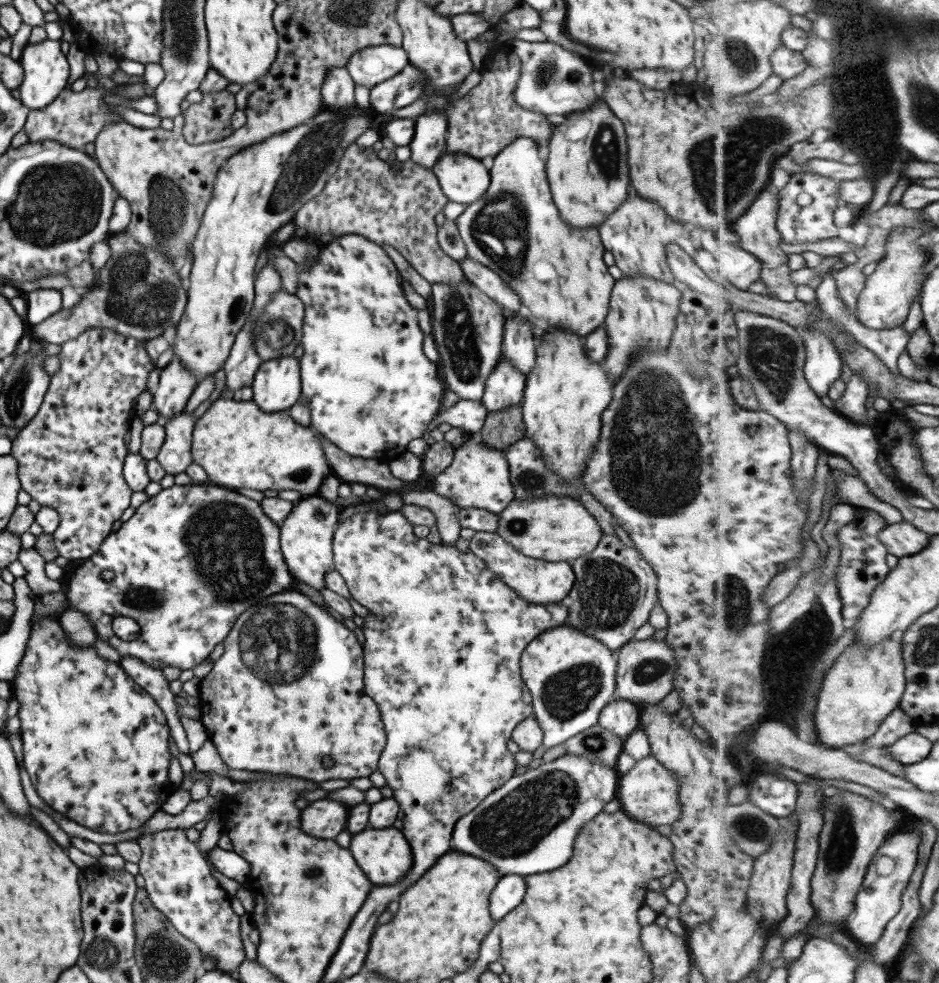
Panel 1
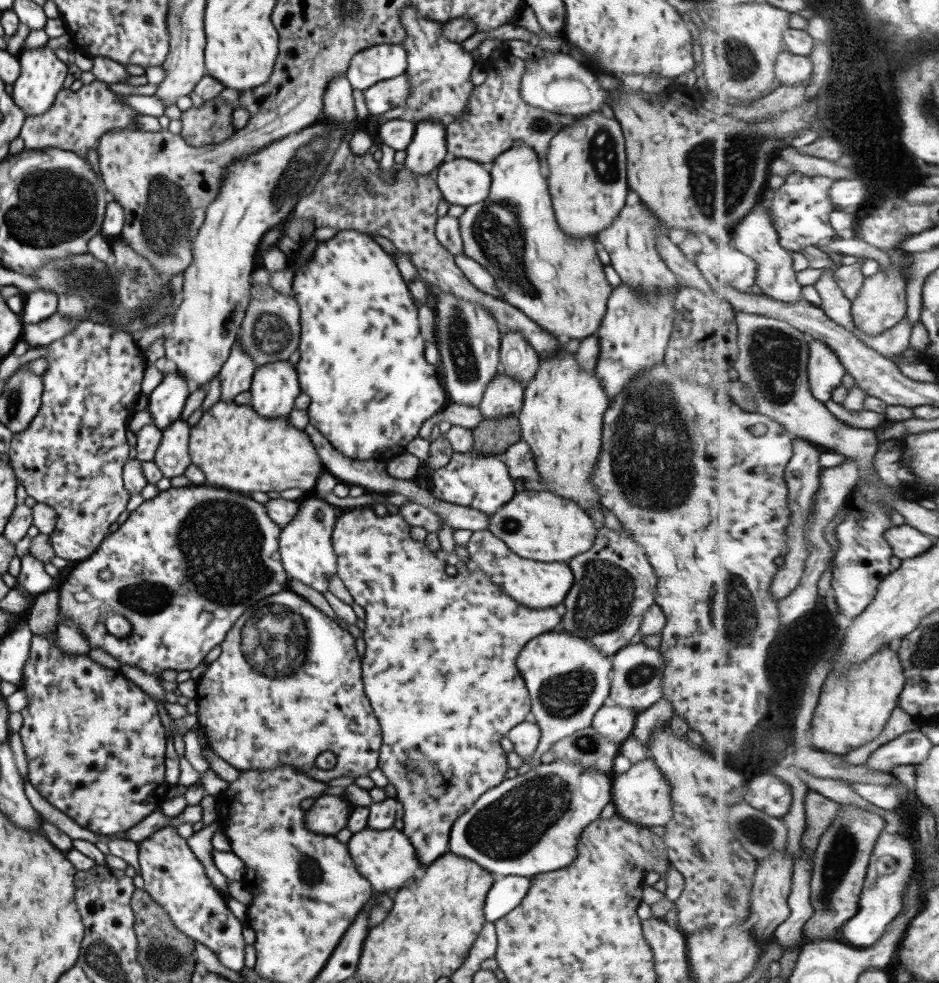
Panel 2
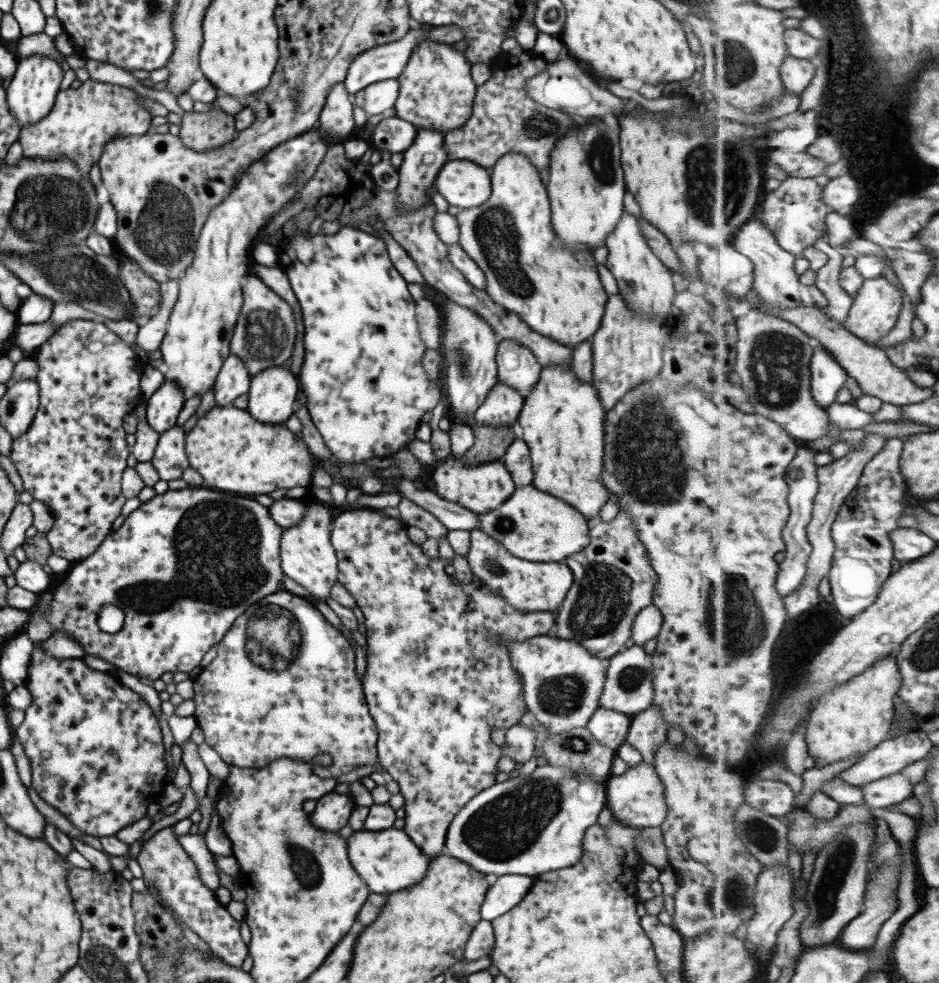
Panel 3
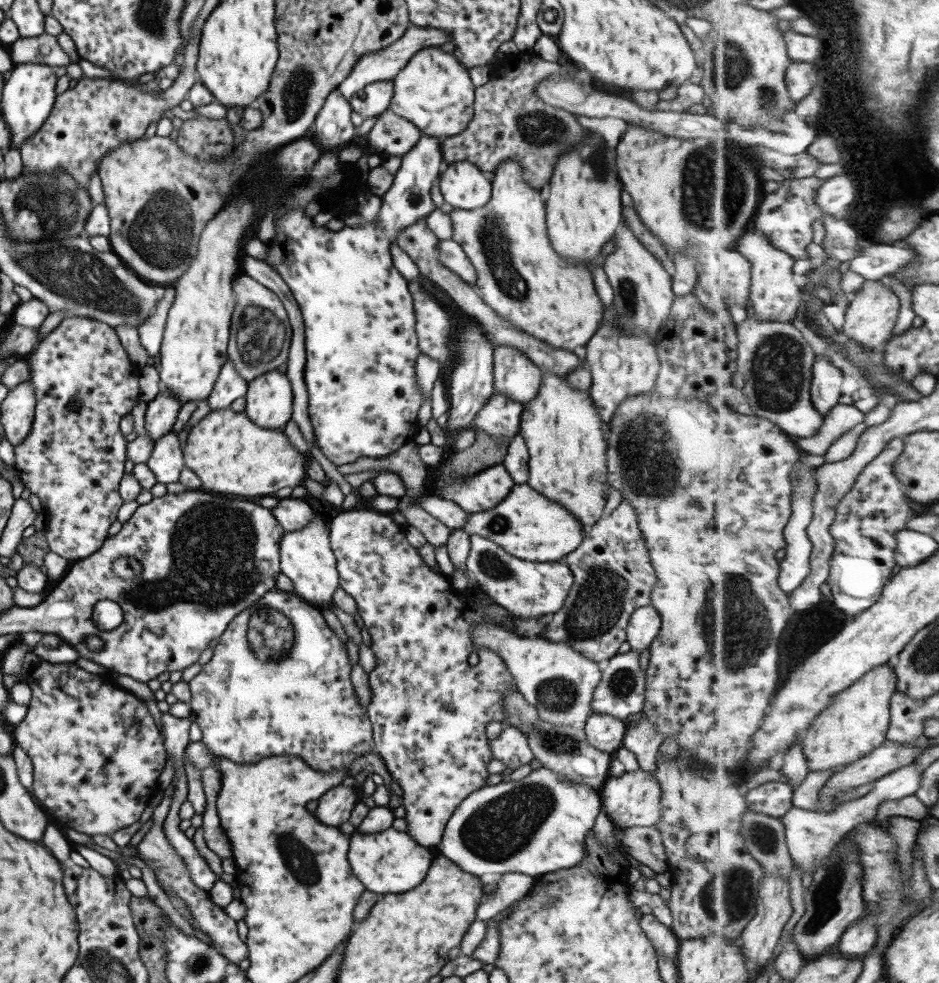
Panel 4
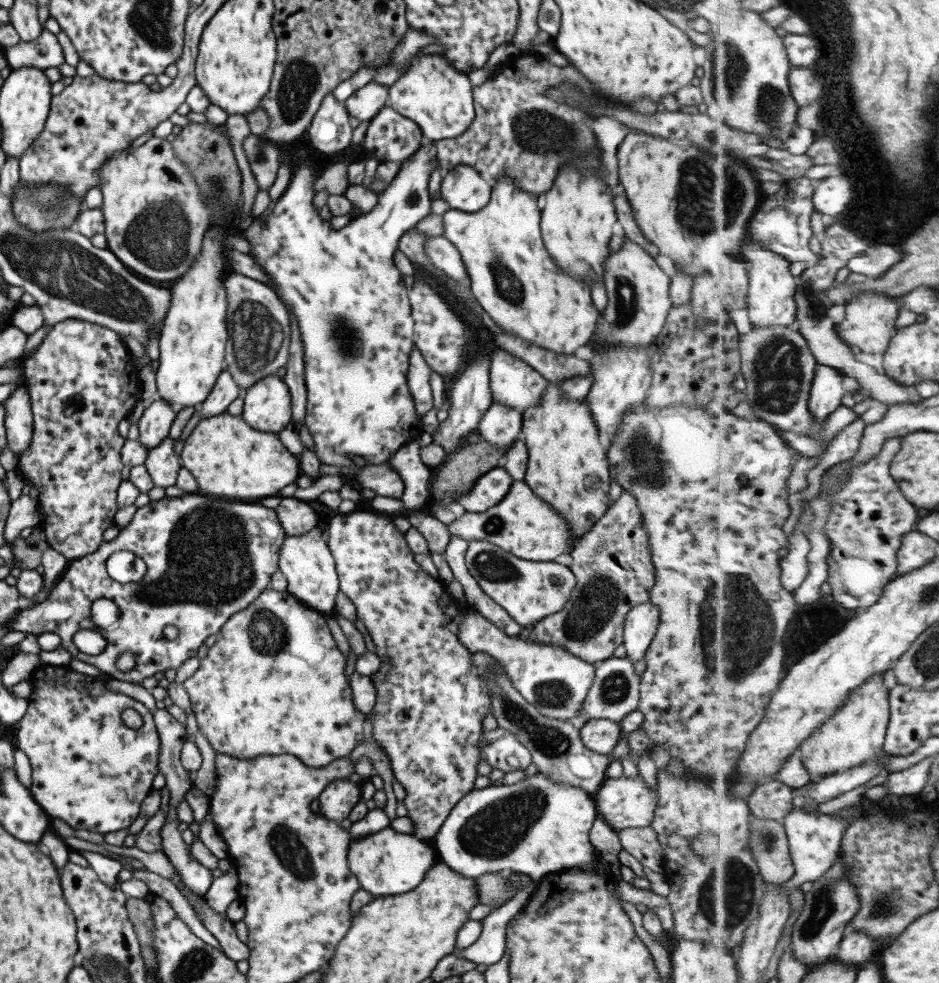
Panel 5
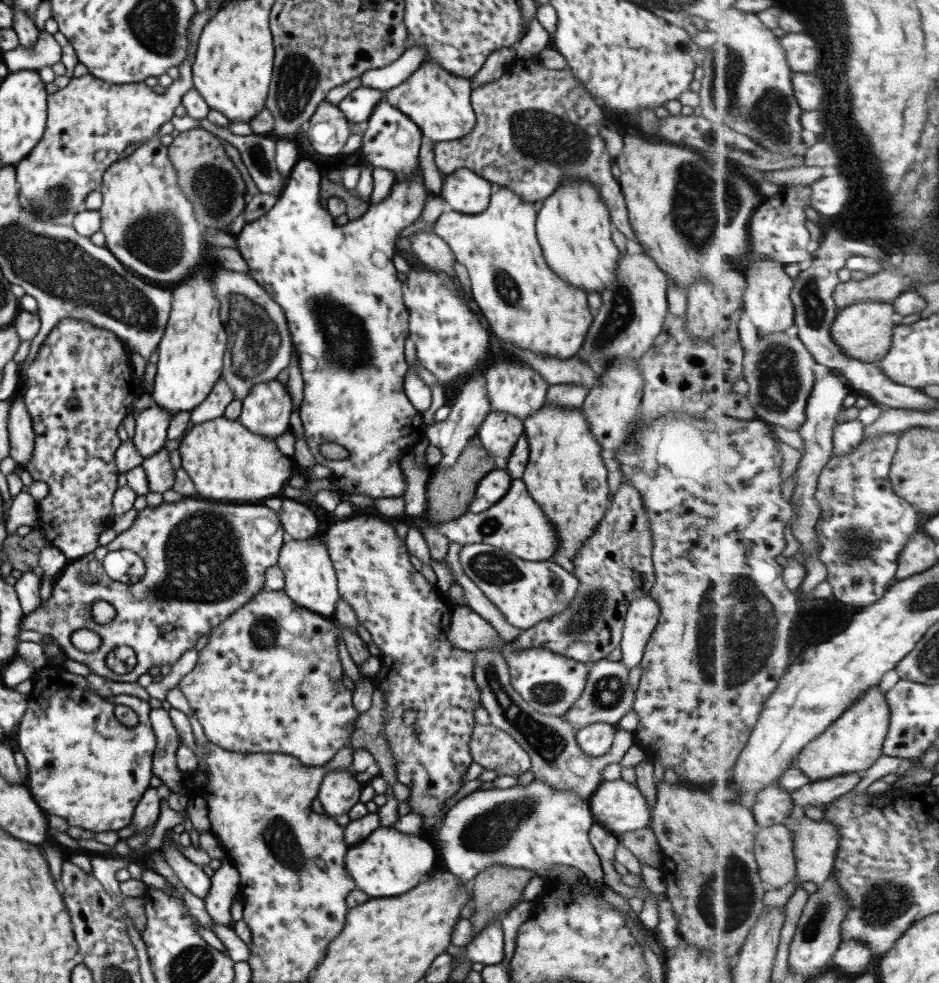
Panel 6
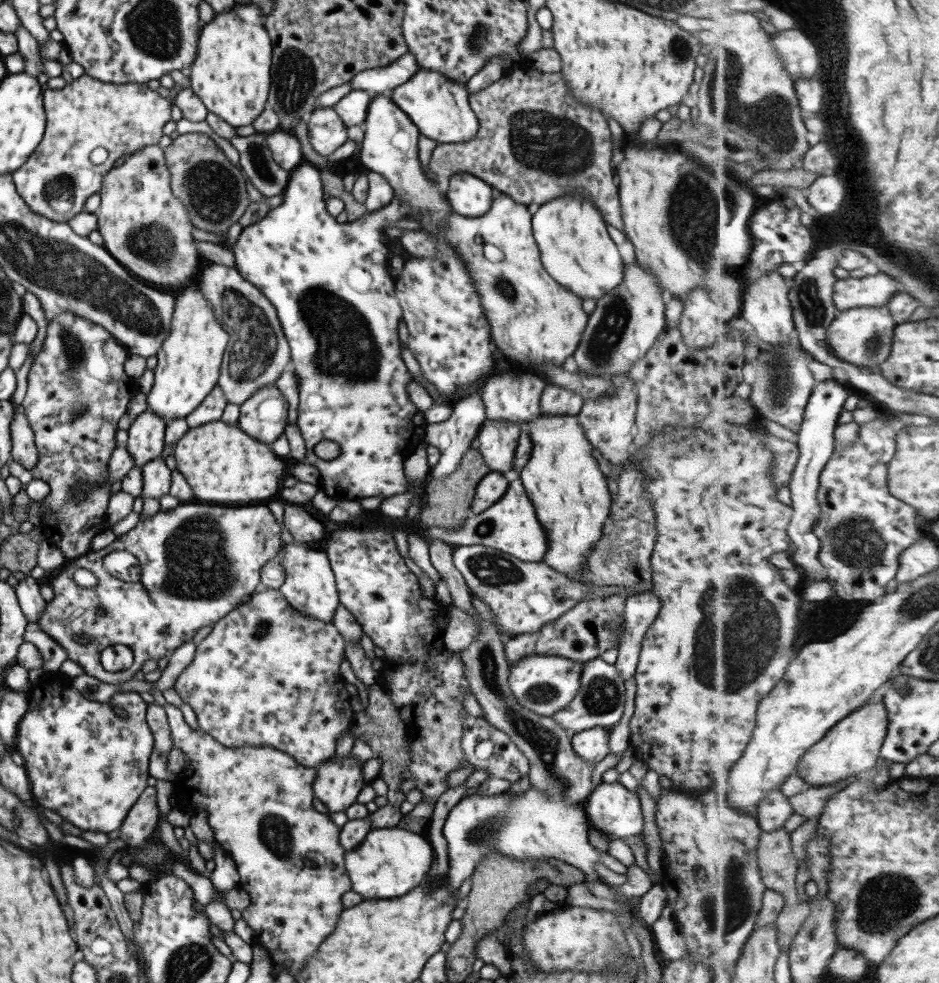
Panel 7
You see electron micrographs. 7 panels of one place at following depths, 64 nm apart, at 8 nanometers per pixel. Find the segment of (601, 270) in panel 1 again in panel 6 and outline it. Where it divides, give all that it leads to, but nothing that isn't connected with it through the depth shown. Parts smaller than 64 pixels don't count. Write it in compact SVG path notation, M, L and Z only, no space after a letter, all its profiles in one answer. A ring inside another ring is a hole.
M500 187L497 192L490 194L487 209L483 212L467 215L445 209L429 232L441 238L453 252L454 260L465 266L470 280L471 298L491 334L495 334L503 344L565 360L575 356L581 348L593 316L587 308L587 293L563 282L559 276L555 276L555 272L551 272L551 268L547 268L543 250L535 237L534 223L537 214L533 211L532 204L521 201L508 188Z

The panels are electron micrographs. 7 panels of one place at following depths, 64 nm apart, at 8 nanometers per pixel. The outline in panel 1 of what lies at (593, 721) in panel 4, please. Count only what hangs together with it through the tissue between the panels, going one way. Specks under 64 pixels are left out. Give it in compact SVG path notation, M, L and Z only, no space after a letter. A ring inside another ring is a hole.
M613 698L599 712L596 724L602 729L613 732L617 738L624 740L639 726L640 710L630 704L629 700Z

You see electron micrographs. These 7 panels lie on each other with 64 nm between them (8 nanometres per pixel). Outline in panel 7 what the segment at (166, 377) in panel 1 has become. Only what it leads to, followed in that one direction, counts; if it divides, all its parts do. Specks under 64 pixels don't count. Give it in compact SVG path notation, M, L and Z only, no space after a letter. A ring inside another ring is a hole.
M149 410L134 417L126 431L125 444L125 449L133 456L133 467L141 468L163 452L165 426L165 422Z

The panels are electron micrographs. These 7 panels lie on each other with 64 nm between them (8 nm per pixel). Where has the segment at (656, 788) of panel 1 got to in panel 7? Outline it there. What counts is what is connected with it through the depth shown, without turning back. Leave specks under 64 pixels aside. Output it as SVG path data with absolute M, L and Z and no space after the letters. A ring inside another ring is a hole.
M619 782L599 783L585 798L584 810L590 827L609 838L632 838L643 830L639 798Z

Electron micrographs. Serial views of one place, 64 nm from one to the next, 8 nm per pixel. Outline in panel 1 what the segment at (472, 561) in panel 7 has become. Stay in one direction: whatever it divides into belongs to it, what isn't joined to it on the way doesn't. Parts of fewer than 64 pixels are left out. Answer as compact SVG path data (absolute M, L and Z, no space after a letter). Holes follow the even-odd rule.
M475 531L469 539L469 552L475 554L489 568L497 580L507 584L519 598L527 600L529 604L553 604L563 600L575 582L575 576L570 563L563 561L537 560L523 556L511 544L507 544L498 534Z

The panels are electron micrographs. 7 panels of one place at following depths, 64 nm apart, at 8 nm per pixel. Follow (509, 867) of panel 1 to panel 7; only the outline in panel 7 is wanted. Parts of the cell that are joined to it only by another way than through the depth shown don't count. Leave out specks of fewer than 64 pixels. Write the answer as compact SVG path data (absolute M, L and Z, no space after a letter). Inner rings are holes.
M533 788L520 796L505 795L504 792L478 796L471 791L451 807L441 829L446 840L447 884L451 890L456 890L475 871L479 859L491 851L511 859L527 859L527 862L557 859L578 868L588 882L602 880L594 869L595 862L600 862L615 874L625 874L626 867L621 862L589 844L589 828L582 802L569 804L567 800L547 798Z

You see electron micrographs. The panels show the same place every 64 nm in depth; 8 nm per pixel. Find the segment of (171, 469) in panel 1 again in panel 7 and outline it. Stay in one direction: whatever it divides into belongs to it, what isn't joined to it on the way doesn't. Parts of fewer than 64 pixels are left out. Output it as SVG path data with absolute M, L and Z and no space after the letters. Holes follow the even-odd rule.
M161 456L149 460L141 466L141 493L139 498L161 498L167 494L171 484L171 465L169 459Z

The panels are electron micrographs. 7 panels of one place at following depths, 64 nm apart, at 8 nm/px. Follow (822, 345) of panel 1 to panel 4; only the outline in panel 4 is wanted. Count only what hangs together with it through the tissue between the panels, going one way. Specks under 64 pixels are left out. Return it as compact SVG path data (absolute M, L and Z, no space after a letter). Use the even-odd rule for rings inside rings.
M819 355L814 364L814 376L812 380L811 394L815 408L827 416L837 404L843 395L841 384L845 376L841 368L833 364L833 361L825 356Z

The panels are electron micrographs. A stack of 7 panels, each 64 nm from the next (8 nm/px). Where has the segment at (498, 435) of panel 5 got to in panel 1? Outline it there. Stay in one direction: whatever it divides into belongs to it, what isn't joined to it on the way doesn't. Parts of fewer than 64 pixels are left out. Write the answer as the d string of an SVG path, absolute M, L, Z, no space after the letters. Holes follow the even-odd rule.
M499 356L498 363L484 383L480 402L487 413L520 406L522 403L525 376L519 374L519 370L515 370L505 356Z

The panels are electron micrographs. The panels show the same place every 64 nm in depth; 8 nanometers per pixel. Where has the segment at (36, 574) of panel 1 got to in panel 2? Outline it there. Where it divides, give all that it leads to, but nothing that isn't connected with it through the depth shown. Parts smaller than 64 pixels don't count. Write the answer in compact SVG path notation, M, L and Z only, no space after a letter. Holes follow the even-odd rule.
M29 553L20 556L19 560L20 570L16 582L19 582L32 596L51 591L53 580L45 573L43 562L35 560Z

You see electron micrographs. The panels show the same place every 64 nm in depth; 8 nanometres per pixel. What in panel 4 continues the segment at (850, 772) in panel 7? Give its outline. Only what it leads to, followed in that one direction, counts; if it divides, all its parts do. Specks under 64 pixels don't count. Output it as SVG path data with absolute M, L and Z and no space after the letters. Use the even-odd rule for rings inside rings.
M889 663L863 676L847 691L835 696L831 707L823 712L811 725L807 737L802 739L803 752L807 756L808 766L813 772L823 770L843 770L857 760L870 755L882 746L888 738L891 723L891 697L898 689L898 676Z

